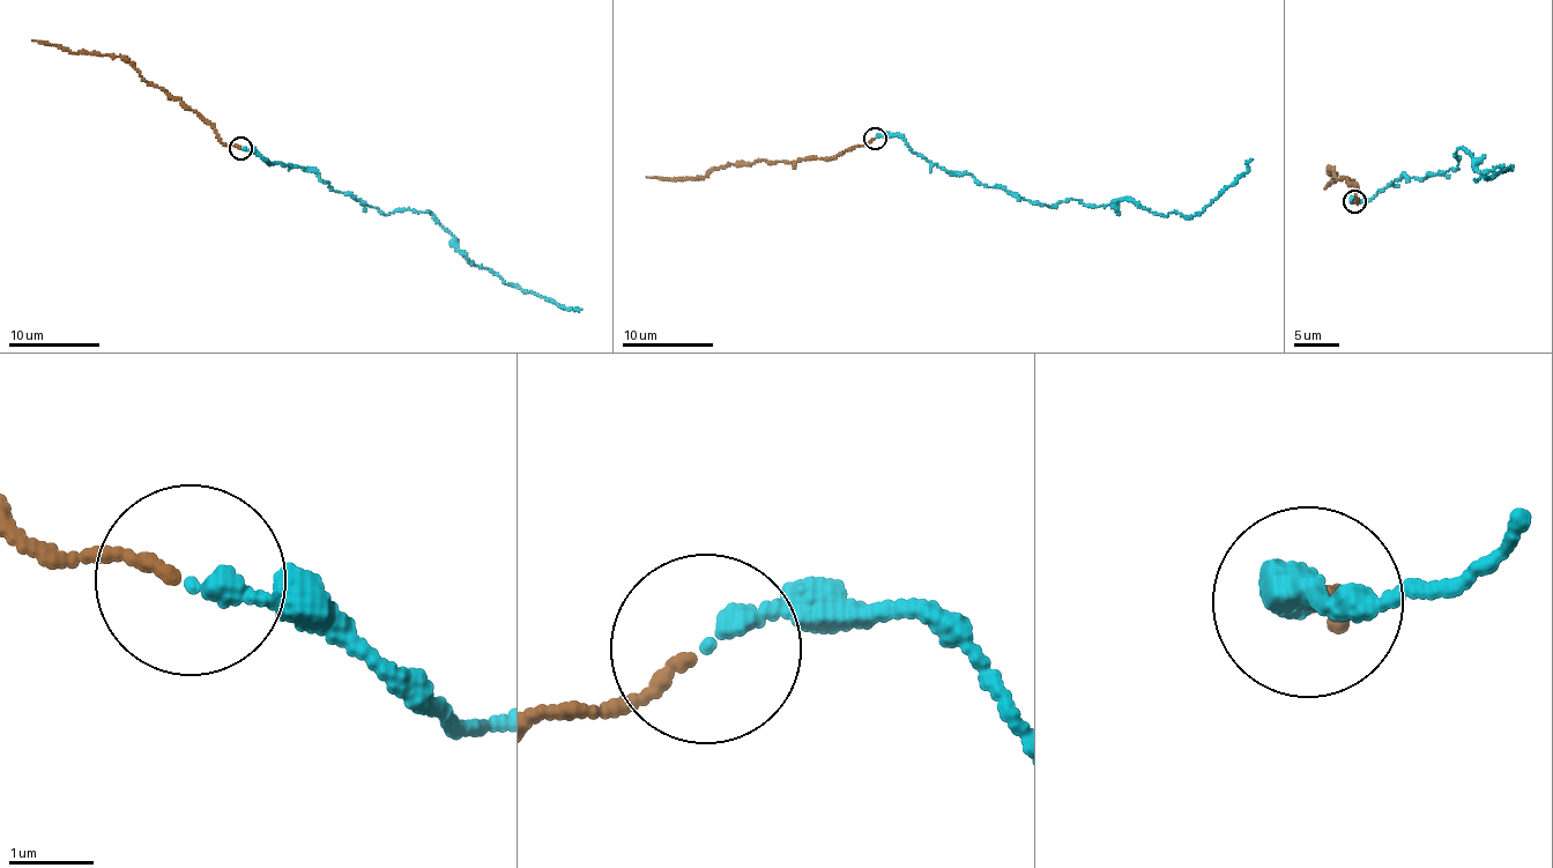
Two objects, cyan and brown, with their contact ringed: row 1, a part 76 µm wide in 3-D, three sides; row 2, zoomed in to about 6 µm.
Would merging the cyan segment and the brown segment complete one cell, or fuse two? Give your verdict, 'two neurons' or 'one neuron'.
one neuron

